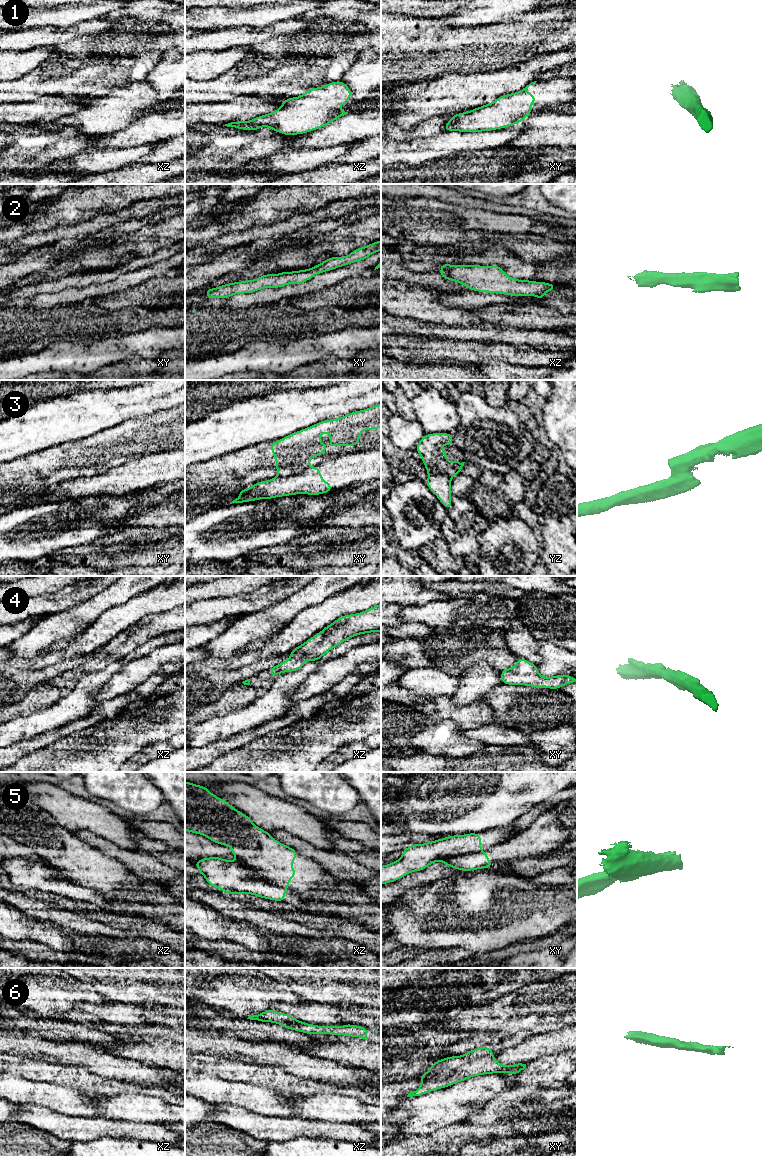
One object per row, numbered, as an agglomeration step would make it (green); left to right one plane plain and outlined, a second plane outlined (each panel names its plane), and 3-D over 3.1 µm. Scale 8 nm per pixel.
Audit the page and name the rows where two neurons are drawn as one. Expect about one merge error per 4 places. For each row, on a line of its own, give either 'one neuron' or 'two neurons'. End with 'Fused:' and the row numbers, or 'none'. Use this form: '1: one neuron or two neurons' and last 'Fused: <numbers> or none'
1: one neuron
2: one neuron
3: two neurons
4: one neuron
5: two neurons
6: one neuron
Fused: 3, 5

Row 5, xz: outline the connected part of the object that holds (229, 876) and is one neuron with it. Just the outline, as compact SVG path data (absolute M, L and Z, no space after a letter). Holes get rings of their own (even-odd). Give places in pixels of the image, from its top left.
M208 857L195 861L207 884L220 888L223 893L251 894L259 898L285 901L286 888L261 877L241 866L237 861Z

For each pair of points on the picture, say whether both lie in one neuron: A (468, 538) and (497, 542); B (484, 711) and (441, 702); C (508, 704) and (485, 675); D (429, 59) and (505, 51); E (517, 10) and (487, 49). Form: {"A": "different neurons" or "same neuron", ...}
{"A": "different neurons", "B": "same neuron", "C": "different neurons", "D": "same neuron", "E": "different neurons"}

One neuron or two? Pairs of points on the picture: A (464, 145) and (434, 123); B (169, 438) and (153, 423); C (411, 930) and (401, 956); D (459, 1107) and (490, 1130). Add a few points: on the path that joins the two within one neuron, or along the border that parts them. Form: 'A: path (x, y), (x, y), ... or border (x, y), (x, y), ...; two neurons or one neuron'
A: border (444, 131), (421, 137); two neurons
B: path (165, 434), (157, 427); one neuron
C: border (402, 945), (408, 946), (415, 954); two neurons
D: border (458, 1122), (462, 1123); two neurons

